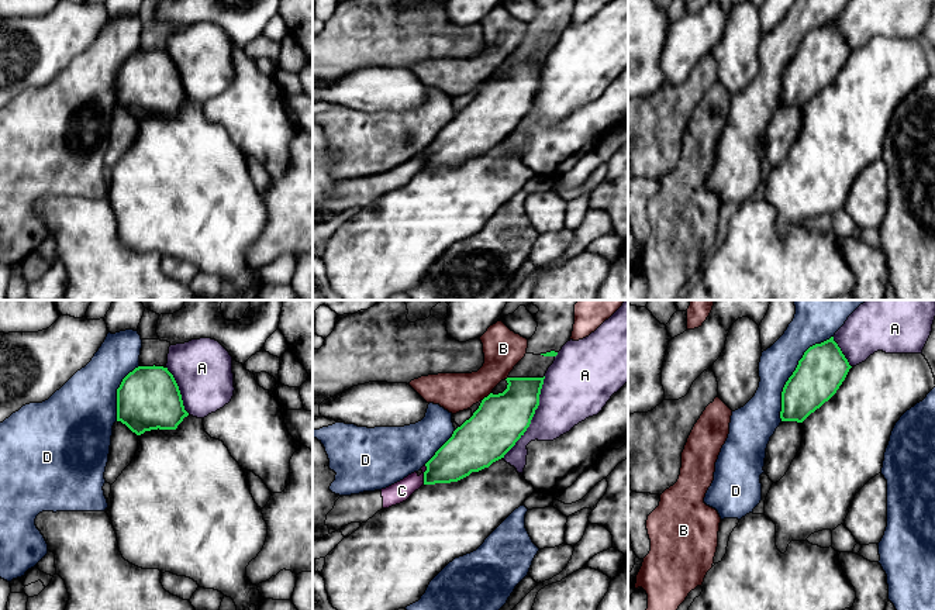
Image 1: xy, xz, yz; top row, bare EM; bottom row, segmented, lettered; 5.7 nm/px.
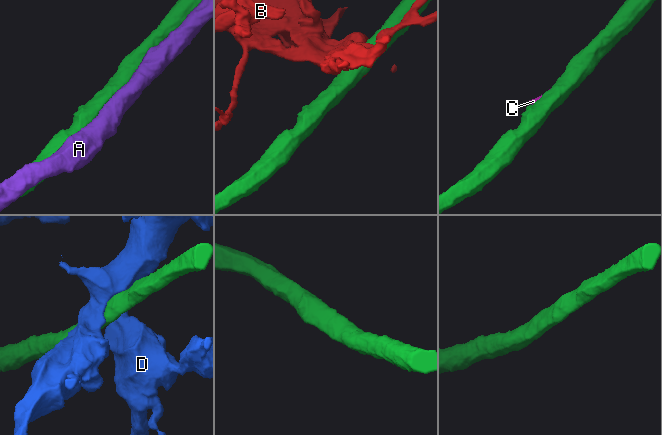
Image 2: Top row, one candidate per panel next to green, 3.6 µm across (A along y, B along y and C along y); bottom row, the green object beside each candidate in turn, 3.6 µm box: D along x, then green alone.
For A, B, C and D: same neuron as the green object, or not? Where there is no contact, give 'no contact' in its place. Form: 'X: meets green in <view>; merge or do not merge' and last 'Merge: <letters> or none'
A: meets green in xz; do not merge
B: meets green in xz; do not merge
C: meets green in xz; do not merge
D: meets green in yz; do not merge
Merge: none

